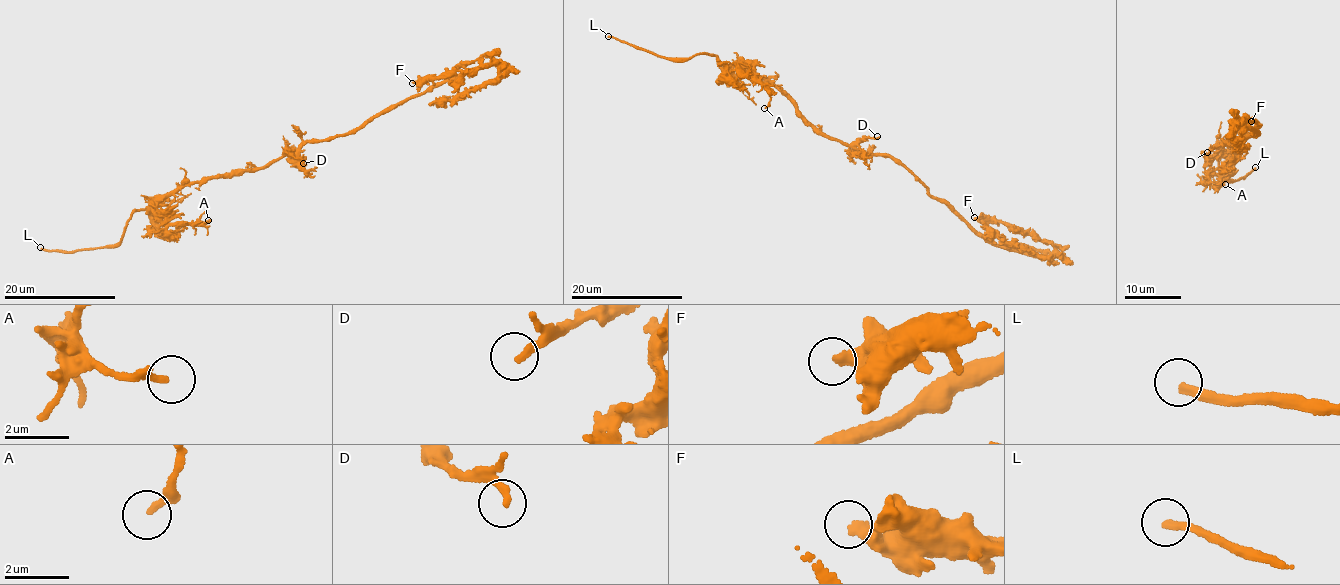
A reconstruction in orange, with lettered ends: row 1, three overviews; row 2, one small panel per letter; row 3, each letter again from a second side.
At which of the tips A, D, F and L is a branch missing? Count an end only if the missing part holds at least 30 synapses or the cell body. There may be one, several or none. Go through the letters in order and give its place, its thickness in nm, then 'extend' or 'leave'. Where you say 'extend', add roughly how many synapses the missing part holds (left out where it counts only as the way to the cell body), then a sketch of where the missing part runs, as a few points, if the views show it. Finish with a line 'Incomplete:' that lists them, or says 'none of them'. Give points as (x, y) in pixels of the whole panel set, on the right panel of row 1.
A: at (1225, 184); 220 nm thick; leave
D: at (1207, 152); 240 nm thick; leave
F: at (1251, 121); 260 nm thick; leave
L: at (1255, 167); 240 nm thick; extend
Incomplete: L

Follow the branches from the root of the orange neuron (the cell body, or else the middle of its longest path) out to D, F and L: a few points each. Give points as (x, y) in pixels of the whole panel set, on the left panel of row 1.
D: (302, 144), (289, 153), (301, 158), (303, 163)
F: (302, 144), (343, 136), (391, 107), (493, 62), (470, 71), (449, 71), (436, 80), (418, 77), (412, 83)
L: (302, 144), (258, 168), (205, 176), (158, 197), (132, 214), (123, 238), (116, 244), (72, 251), (40, 247)

